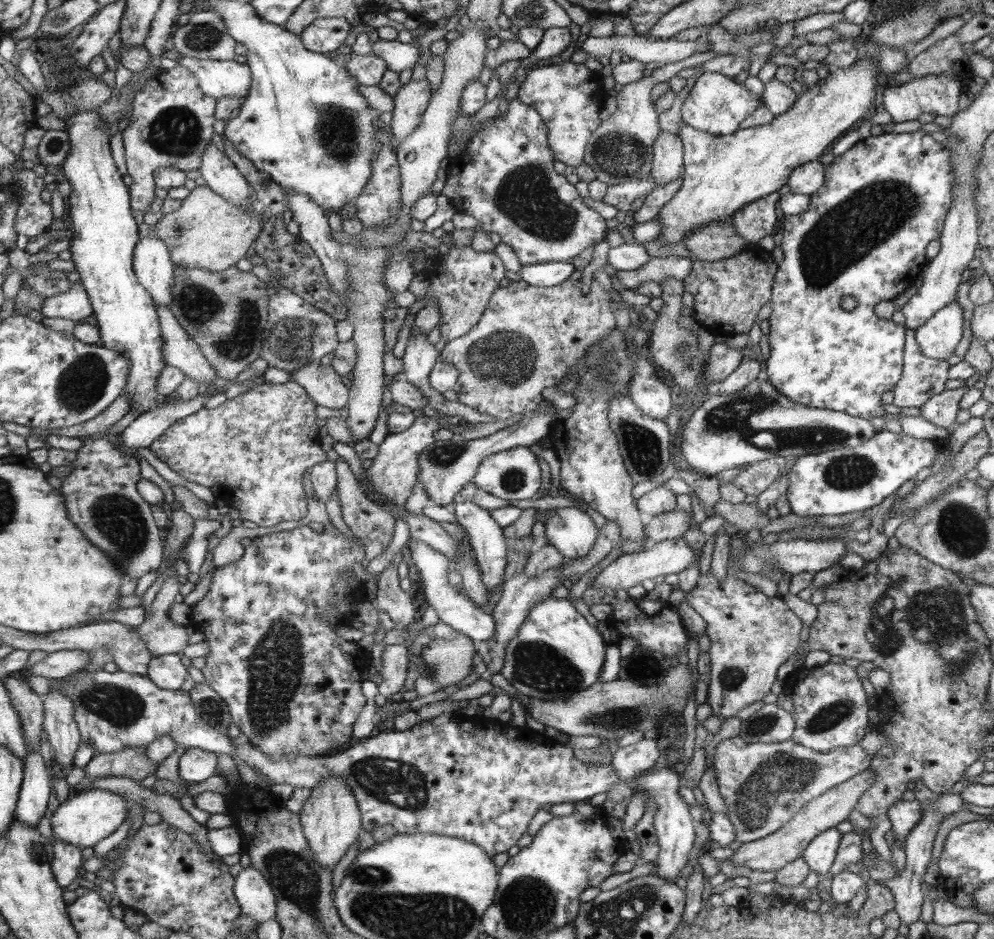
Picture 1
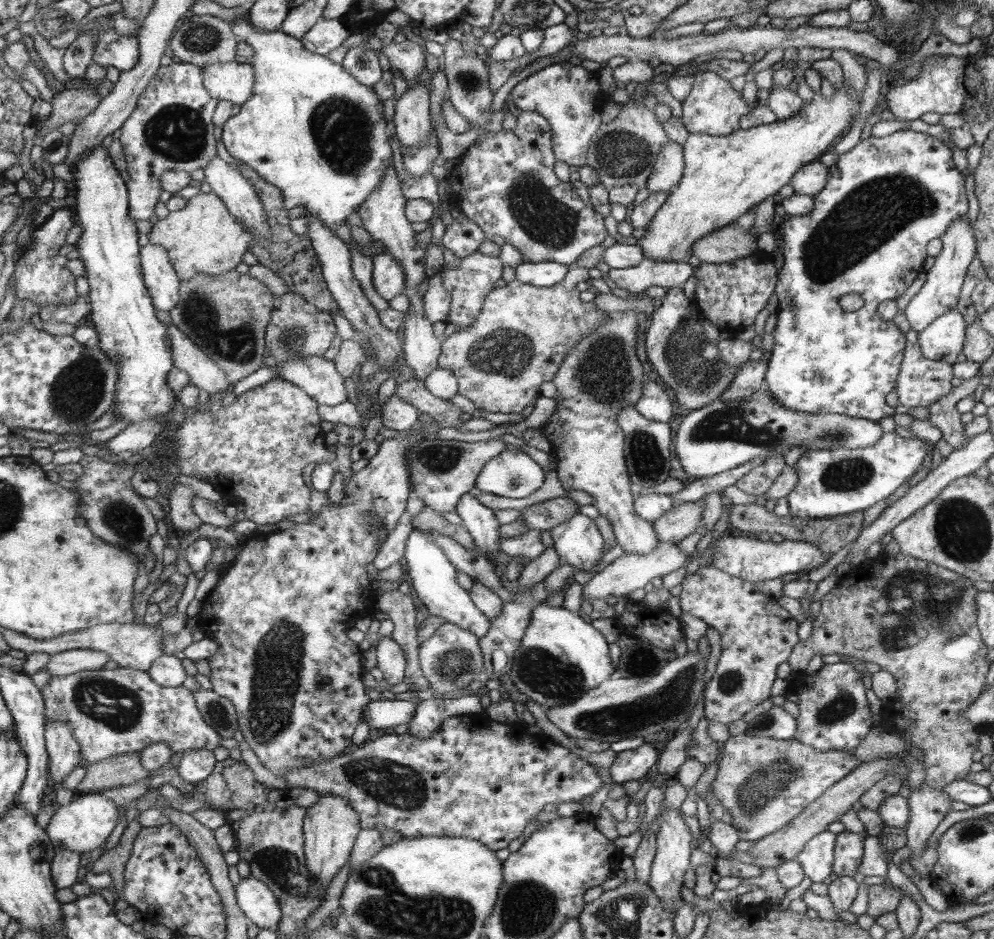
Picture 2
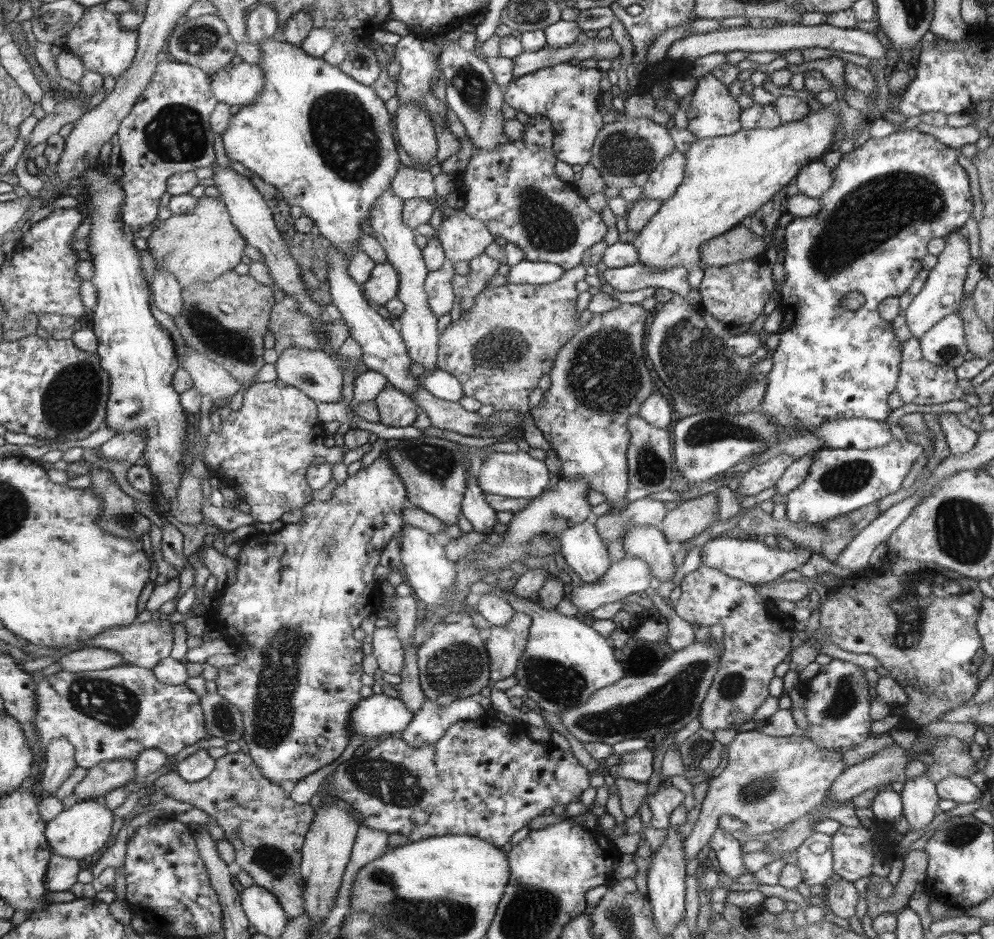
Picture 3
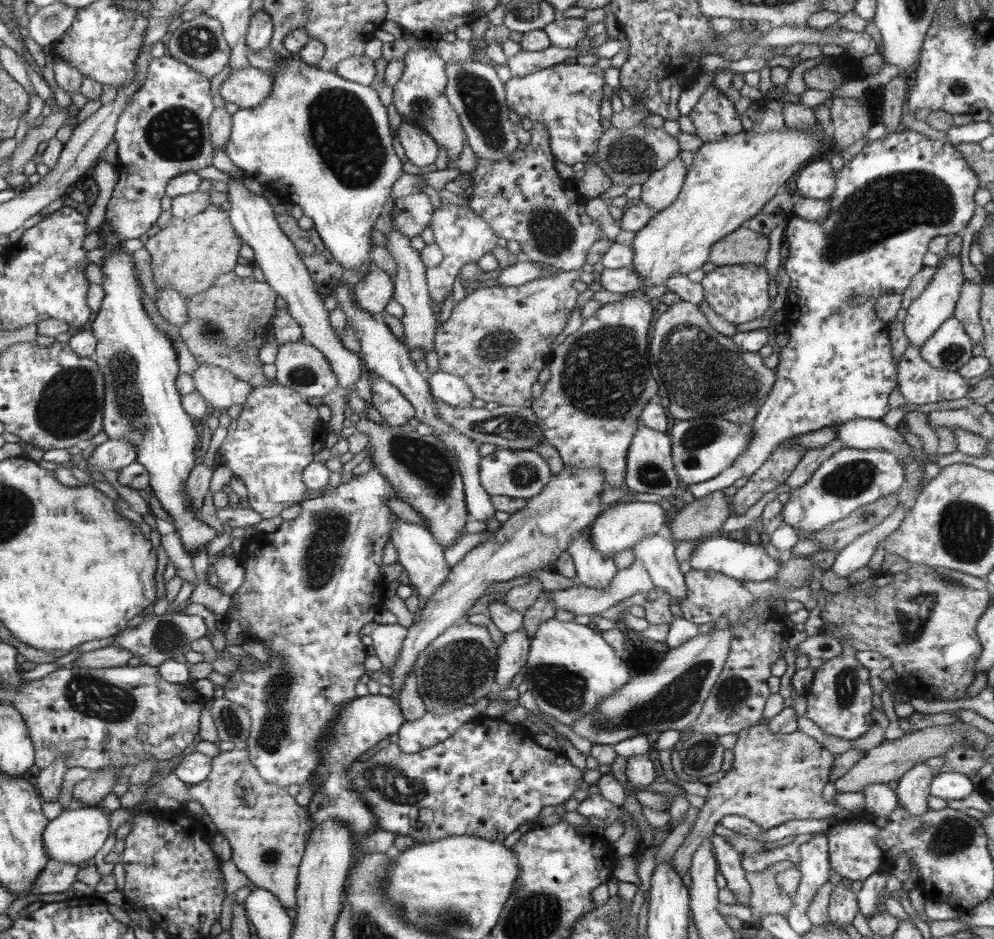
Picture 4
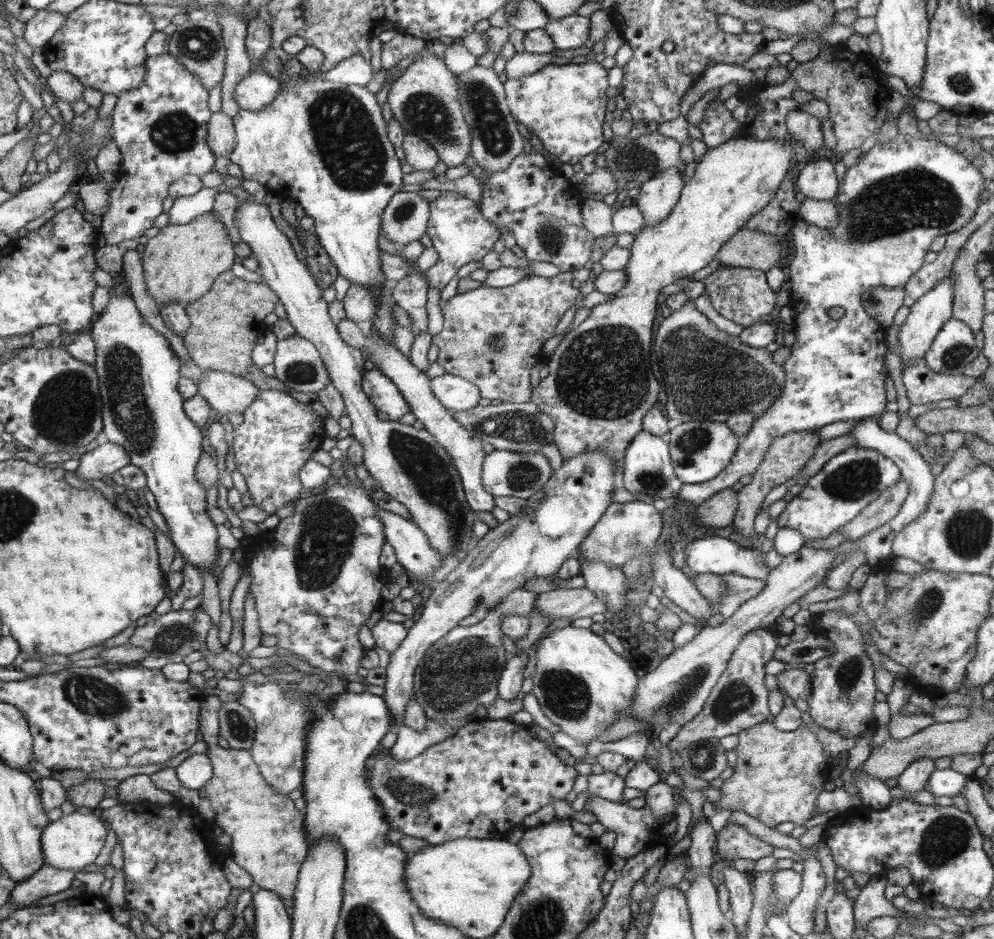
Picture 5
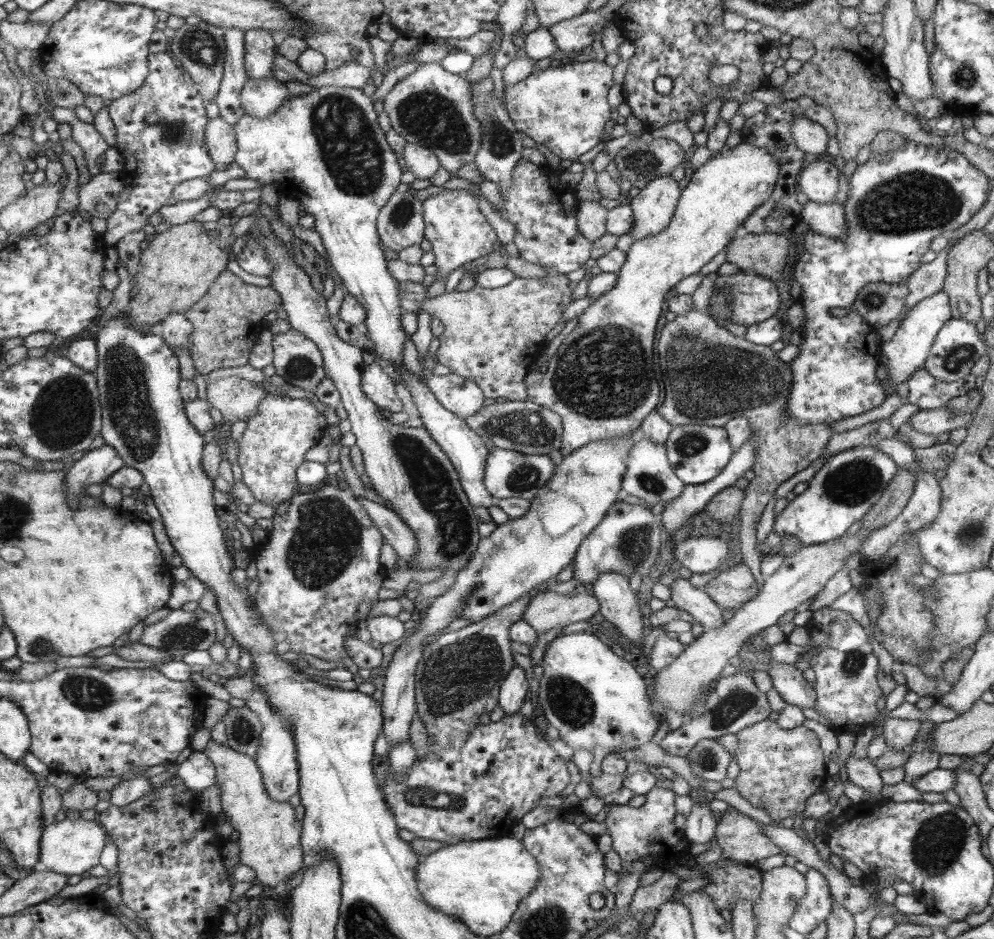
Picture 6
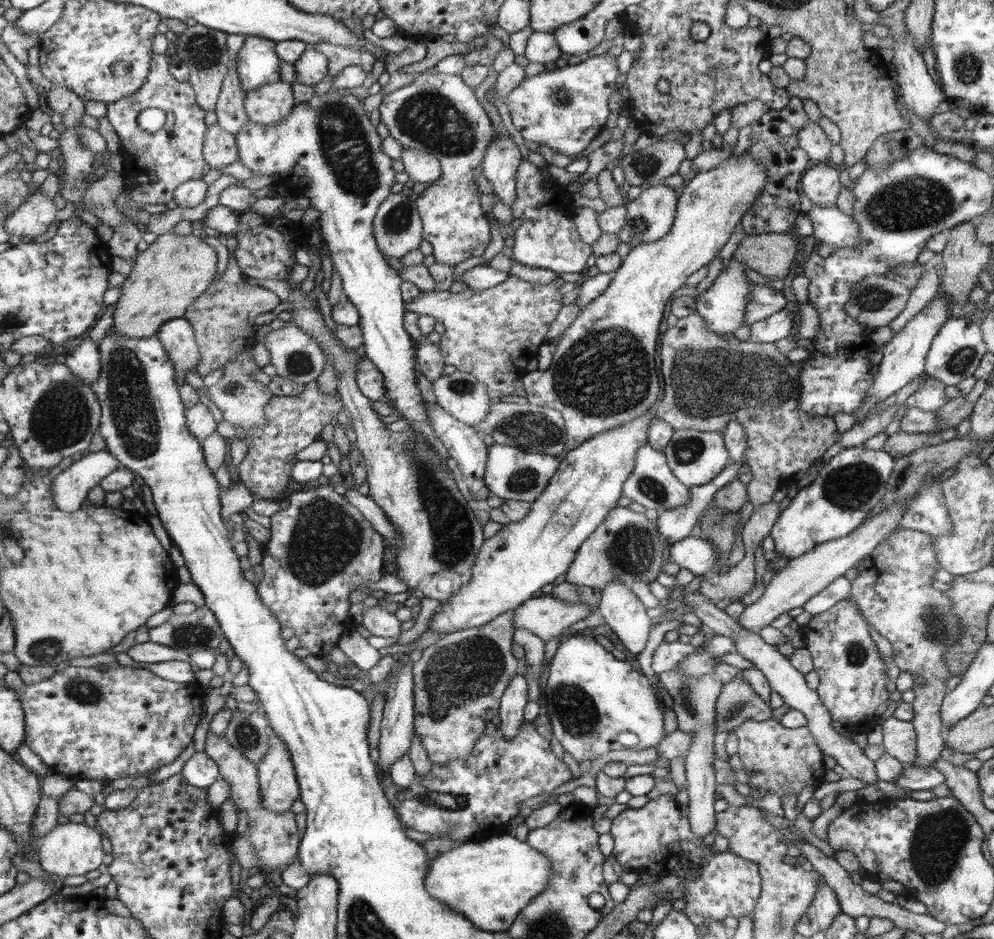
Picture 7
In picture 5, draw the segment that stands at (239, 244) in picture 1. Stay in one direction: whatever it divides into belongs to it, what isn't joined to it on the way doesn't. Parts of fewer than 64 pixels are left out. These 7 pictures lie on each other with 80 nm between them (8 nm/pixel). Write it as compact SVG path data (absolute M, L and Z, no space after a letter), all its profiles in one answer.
M208 212L188 224L170 222L156 236L149 238L141 263L147 291L159 310L167 302L188 305L204 297L213 288L214 281L222 273L230 271L236 258L236 235L233 230L224 229L229 226L220 216L216 219Z

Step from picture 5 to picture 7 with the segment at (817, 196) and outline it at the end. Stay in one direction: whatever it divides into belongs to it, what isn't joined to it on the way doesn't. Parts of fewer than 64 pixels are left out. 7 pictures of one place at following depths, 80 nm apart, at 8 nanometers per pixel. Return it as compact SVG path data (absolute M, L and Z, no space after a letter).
M817 163L803 173L800 192L816 206L834 206L840 192L838 169L830 168L830 163Z

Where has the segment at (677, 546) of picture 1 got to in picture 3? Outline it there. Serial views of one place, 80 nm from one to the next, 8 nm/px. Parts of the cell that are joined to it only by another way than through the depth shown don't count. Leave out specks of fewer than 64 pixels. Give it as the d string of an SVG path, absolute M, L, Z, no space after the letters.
M625 556L611 563L609 572L596 582L572 585L566 591L578 610L592 612L608 602L616 602L634 593L650 588L651 568L636 557Z

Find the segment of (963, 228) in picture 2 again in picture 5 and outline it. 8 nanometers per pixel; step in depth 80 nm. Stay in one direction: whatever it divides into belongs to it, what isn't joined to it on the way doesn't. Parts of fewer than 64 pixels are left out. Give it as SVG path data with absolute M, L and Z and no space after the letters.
M950 277L943 278L928 294L919 298L911 307L907 319L899 326L897 352L903 365L913 358L923 358L944 328L945 322L953 317L953 286Z

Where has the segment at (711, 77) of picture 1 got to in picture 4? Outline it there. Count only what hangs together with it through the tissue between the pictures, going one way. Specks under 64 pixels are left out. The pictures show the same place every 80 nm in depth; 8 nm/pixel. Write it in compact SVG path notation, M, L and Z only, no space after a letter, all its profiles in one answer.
M713 84L700 99L696 99L689 117L696 128L696 136L703 142L716 142L744 130L735 104Z

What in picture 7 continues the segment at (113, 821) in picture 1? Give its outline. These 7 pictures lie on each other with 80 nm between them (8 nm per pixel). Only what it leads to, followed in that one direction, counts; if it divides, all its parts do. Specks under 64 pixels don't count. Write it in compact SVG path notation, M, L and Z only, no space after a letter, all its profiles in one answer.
M70 821L66 824L59 824L54 830L45 834L39 840L36 855L37 862L40 863L44 872L66 879L68 876L85 876L86 872L100 868L106 852L102 850L102 834L98 832L98 827L91 828L86 823Z

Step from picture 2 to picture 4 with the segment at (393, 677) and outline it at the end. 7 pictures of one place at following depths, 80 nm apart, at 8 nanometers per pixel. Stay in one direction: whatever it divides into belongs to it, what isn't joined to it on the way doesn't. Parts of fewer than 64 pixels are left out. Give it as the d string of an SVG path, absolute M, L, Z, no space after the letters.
M398 623L375 625L369 635L372 637L376 656L389 670L396 664L406 635L407 628Z

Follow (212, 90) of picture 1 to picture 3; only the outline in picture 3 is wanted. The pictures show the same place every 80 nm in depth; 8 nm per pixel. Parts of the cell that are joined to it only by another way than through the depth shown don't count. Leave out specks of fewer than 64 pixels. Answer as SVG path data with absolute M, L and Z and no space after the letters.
M241 62L238 65L227 65L224 69L215 72L210 75L213 78L214 90L213 94L217 95L217 98L224 104L230 106L248 106L253 104L261 96L263 88L266 85L266 78L263 71L258 68L258 66L253 66L247 64L246 62Z

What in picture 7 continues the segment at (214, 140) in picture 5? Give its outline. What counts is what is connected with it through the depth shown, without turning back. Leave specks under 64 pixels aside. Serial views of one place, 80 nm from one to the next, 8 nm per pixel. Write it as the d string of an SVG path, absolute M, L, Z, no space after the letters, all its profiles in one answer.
M216 122L206 132L204 158L210 168L221 169L238 160L238 145L235 136L222 130Z

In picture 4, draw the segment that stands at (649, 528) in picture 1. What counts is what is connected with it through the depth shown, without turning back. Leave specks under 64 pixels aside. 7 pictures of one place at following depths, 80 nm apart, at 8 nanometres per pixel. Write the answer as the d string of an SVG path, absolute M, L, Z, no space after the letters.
M716 491L696 498L681 511L676 512L670 532L676 541L703 540L712 532L721 531L730 518L729 498L723 491Z

